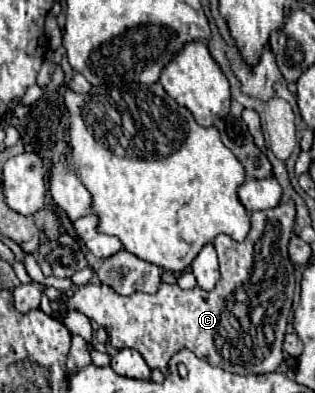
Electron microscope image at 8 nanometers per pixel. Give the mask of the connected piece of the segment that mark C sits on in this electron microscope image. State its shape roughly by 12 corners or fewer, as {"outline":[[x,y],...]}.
{"outline":[[295,204],[213,246],[211,292],[85,284],[61,306],[167,376],[183,348],[275,372],[295,290]]}

